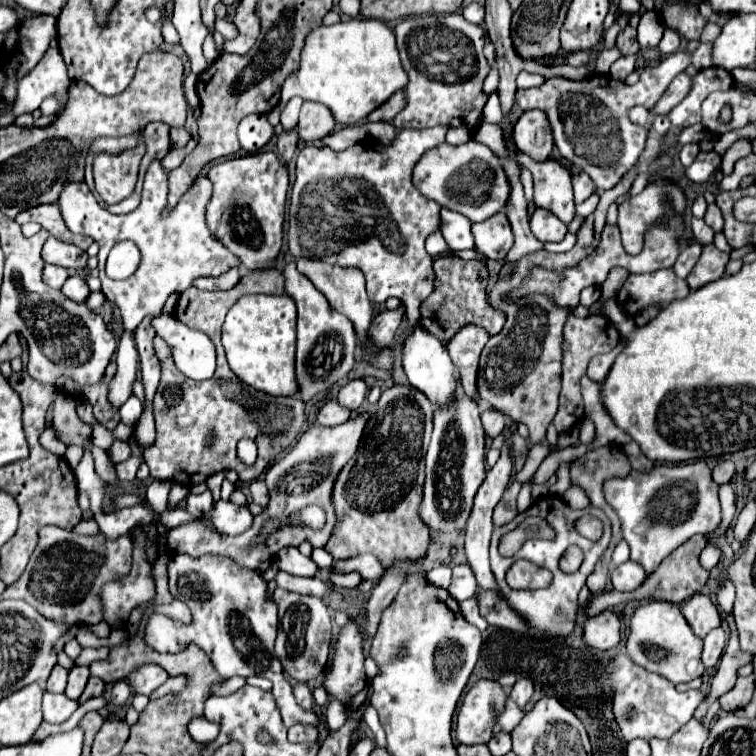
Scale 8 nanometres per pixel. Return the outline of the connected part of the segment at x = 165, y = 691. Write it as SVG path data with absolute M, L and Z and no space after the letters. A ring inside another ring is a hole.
M179 675L179 677L169 677L159 689L155 689L153 693L151 693L151 699L159 699L159 697L163 697L163 695L177 695L177 693L181 693L185 687L187 687L187 677L185 675Z

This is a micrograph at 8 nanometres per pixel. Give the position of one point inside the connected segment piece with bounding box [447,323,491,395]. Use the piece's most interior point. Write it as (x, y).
(466, 346)

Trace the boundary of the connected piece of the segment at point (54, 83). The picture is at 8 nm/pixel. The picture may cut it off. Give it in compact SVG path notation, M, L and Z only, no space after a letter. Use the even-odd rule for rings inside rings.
M49 47L39 65L19 81L19 97L15 103L15 117L21 113L33 113L43 99L55 97L59 101L59 110L50 116L40 116L34 126L45 127L65 111L71 79L67 77L67 67L57 47Z

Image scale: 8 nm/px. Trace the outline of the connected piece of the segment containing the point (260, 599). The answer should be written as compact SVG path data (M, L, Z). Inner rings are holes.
M177 553L169 559L169 591L175 599L185 601L193 613L193 623L191 625L175 625L179 627L179 631L175 633L177 637L145 637L145 643L149 647L153 647L159 653L179 653L185 647L189 647L191 643L195 643L197 647L201 647L205 651L205 655L211 659L217 675L221 679L229 679L233 675L241 675L241 677L249 677L249 675L259 675L265 677L273 683L273 697L277 703L277 709L281 713L281 719L285 723L285 727L291 727L295 723L317 723L317 717L313 711L303 711L299 709L299 705L295 703L293 697L293 687L287 681L283 667L279 663L279 659L275 659L275 651L273 651L273 643L275 643L275 635L277 635L277 603L273 599L269 599L269 587L267 583L251 569L241 567L235 559L223 557L223 555L201 555L201 557L189 557L183 553Z

